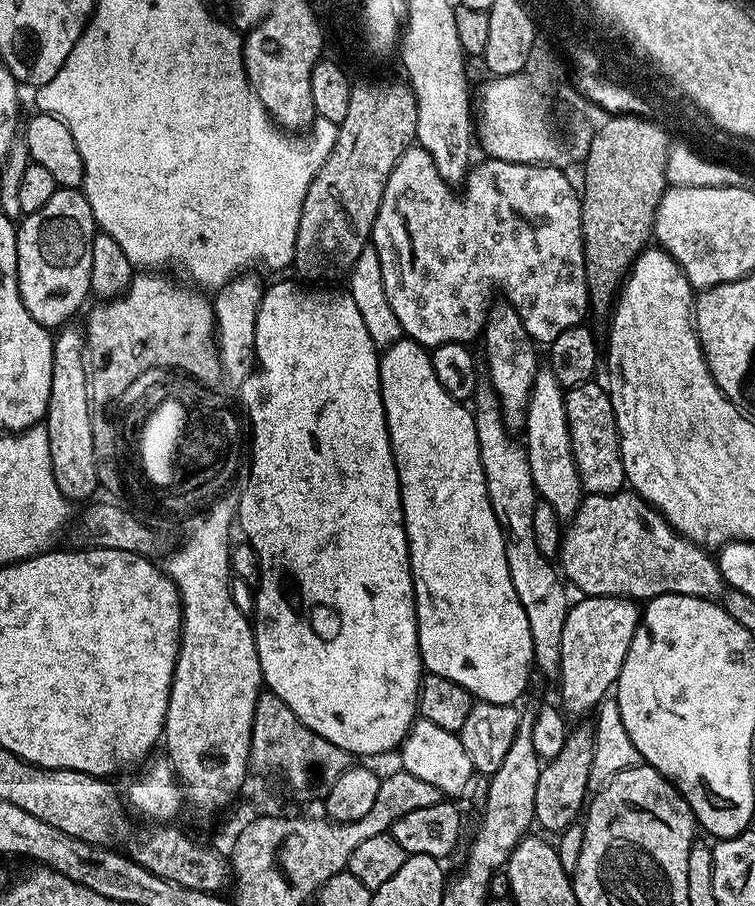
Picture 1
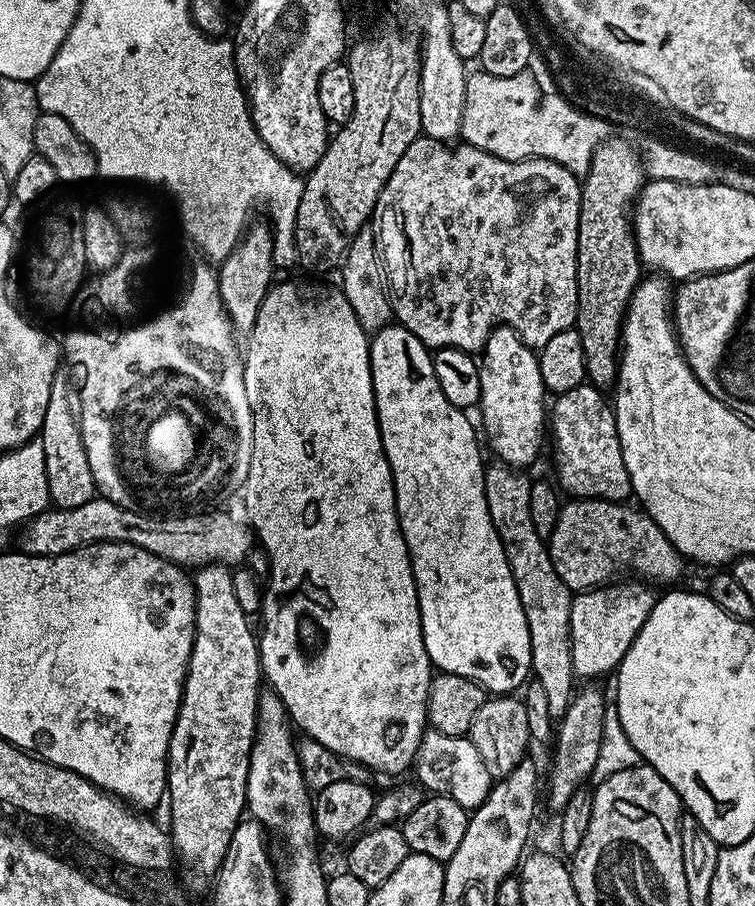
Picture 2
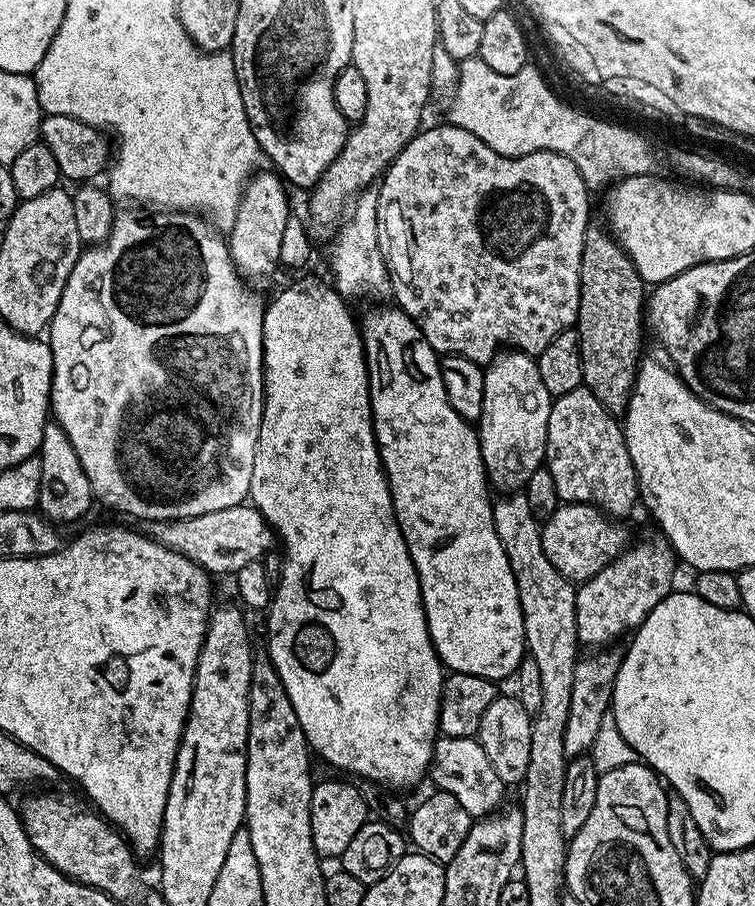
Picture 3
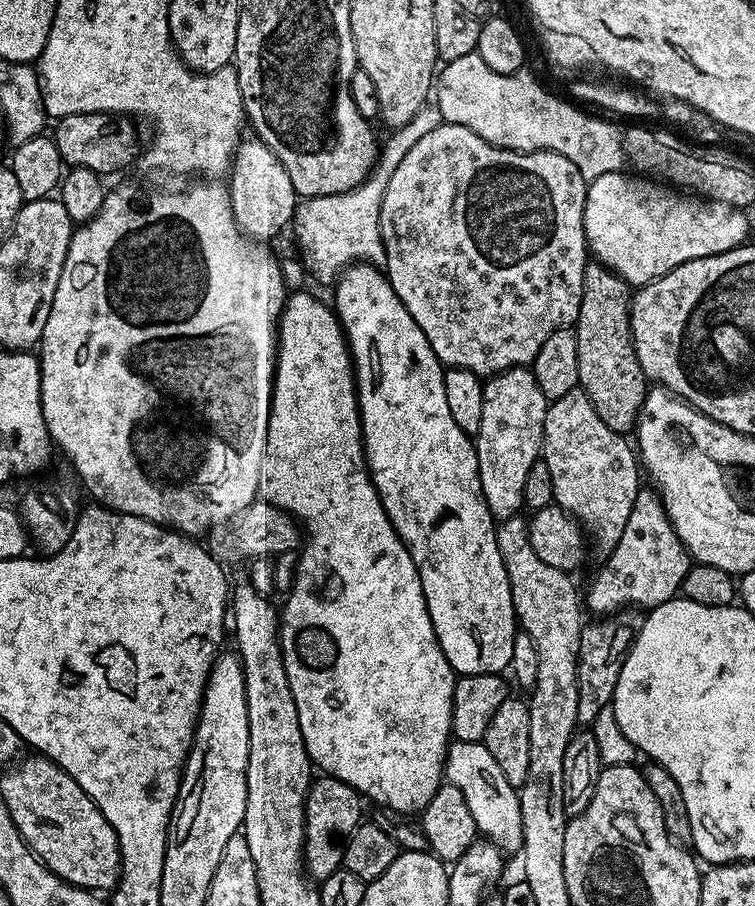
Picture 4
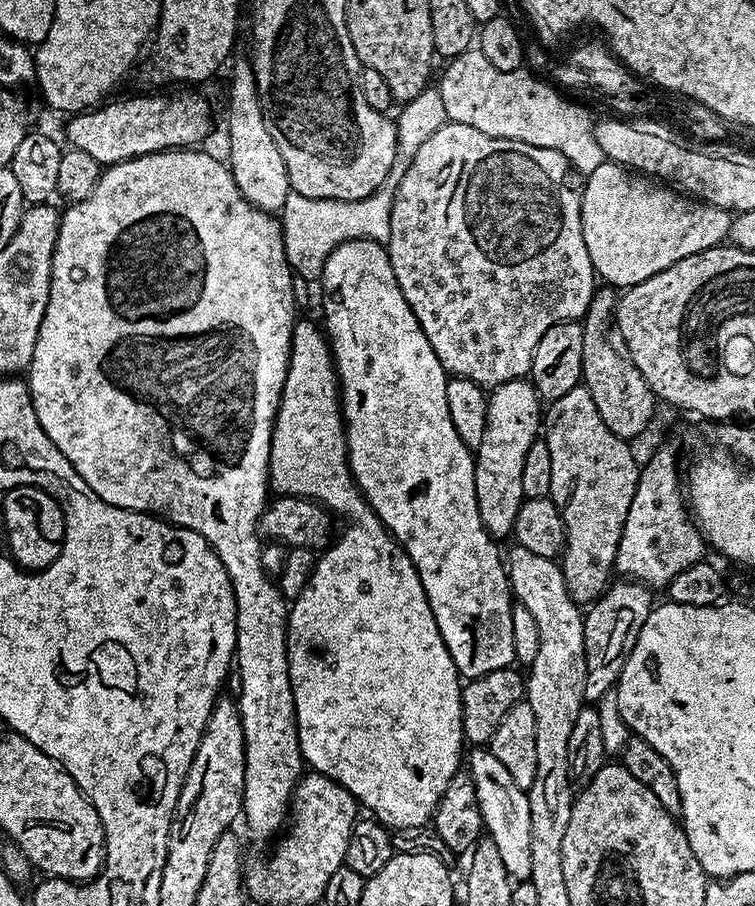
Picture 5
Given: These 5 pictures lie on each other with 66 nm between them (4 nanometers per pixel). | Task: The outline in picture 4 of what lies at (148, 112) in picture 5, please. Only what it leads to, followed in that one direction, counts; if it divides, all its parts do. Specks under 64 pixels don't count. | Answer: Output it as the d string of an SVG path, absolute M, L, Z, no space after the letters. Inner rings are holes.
M91 112L90 114L70 114L61 116L55 121L56 132L54 139L58 146L58 154L64 159L65 165L74 168L85 168L94 170L101 174L116 172L119 168L124 168L132 159L139 157L142 152L142 140L136 137L136 128L131 119L123 114L113 114L110 112Z

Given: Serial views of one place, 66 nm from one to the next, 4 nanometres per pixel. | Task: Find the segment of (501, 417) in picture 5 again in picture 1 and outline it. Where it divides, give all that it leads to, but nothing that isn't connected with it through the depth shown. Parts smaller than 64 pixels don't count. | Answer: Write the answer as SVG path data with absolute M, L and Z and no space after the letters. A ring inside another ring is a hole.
M500 298L489 305L487 322L482 333L483 340L488 366L487 379L499 398L504 424L510 430L523 429L525 414L528 412L529 394L540 365L534 352L535 345L530 341L528 331L511 303Z

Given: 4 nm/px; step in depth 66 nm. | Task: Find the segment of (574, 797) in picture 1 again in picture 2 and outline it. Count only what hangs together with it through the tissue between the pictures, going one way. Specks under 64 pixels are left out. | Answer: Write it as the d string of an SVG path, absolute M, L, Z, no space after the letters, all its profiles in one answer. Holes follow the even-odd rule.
M584 686L573 695L566 714L559 717L554 728L554 745L552 769L546 772L546 790L548 786L548 804L555 810L562 810L566 802L570 802L574 790L585 787L586 781L594 770L594 762L598 762L598 750L602 750L602 726L606 722L606 710L609 701L604 701L604 692L596 686Z

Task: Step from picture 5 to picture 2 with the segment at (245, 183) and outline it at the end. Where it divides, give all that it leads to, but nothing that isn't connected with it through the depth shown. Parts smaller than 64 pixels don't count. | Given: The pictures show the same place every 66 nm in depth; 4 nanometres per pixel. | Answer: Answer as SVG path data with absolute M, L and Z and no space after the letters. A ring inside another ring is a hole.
M267 223L256 224L245 231L240 237L236 249L218 268L218 279L220 282L220 297L224 303L224 309L232 319L232 327L237 333L247 334L251 332L254 322L258 318L258 310L266 298L268 289L274 283L274 261L272 249L274 247L274 233Z

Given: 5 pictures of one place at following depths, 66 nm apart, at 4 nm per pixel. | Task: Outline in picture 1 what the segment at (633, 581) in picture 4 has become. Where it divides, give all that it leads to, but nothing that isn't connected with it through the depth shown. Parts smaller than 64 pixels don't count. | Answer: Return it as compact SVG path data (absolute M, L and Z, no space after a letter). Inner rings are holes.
M584 596L569 607L566 626L562 626L562 658L558 673L559 703L565 713L573 712L576 716L591 713L615 689L641 615L641 605L627 596Z

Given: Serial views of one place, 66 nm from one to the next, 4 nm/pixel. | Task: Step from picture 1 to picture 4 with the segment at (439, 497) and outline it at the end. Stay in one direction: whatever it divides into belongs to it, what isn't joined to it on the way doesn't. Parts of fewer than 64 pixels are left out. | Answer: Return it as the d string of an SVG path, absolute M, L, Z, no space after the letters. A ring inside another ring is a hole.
M363 262L350 264L340 273L335 284L336 304L334 303L334 311L336 317L340 319L341 328L344 330L344 339L348 342L348 351L352 353L352 366L356 374L356 397L360 403L360 425L364 435L364 461L368 463L372 485L376 487L376 492L380 495L384 513L388 515L390 522L396 527L400 541L407 546L410 558L418 570L426 598L426 606L440 643L440 649L446 654L453 672L460 676L473 676L487 672L503 673L508 668L510 658L514 654L514 638L518 631L516 606L512 603L506 566L502 562L502 554L498 550L496 524L484 501L482 486L479 484L476 445L473 437L469 433L463 432L458 426L458 422L454 422L454 417L450 414L450 406L446 403L445 365L441 364L436 357L430 342L426 342L426 334L422 334L418 322L414 322L414 318L410 318L410 310L406 310L406 306L392 289L392 284L388 281L387 275L377 265Z

